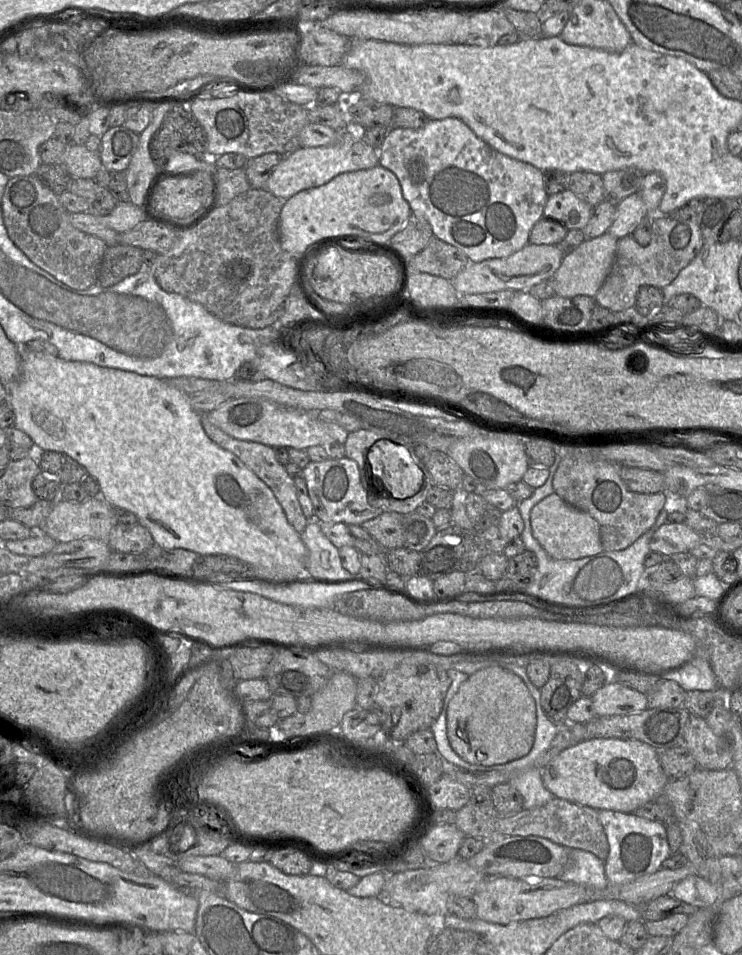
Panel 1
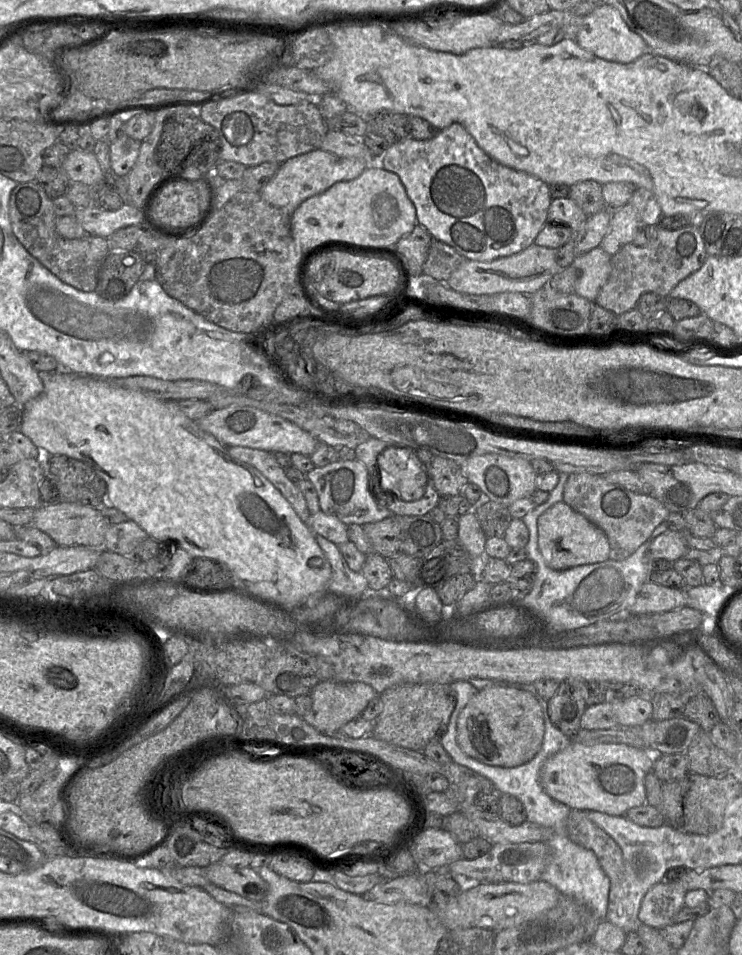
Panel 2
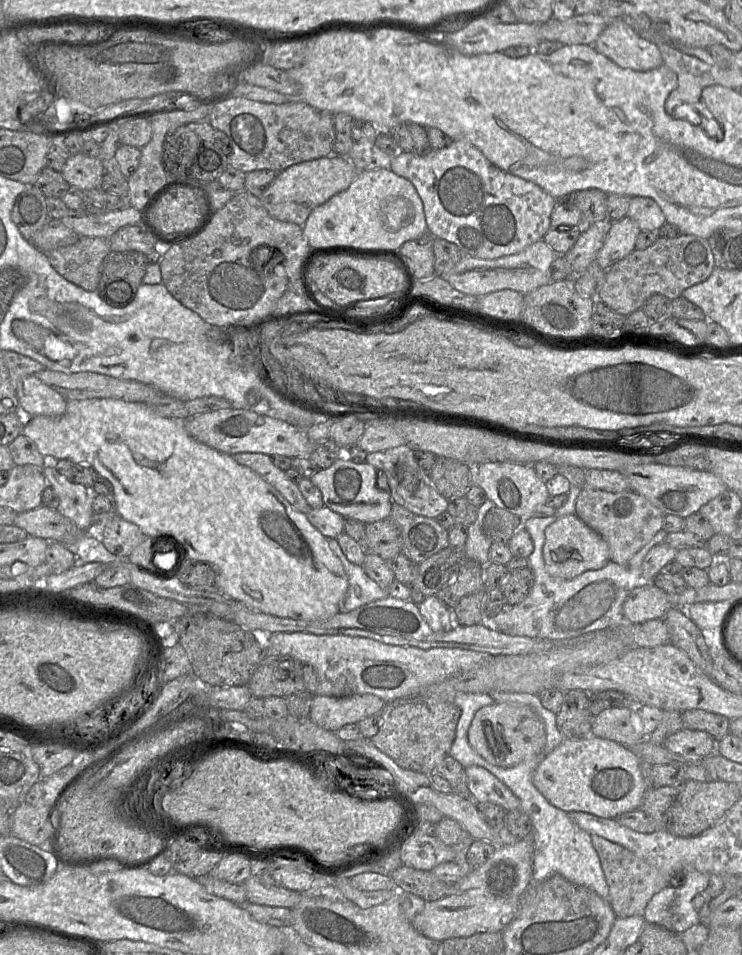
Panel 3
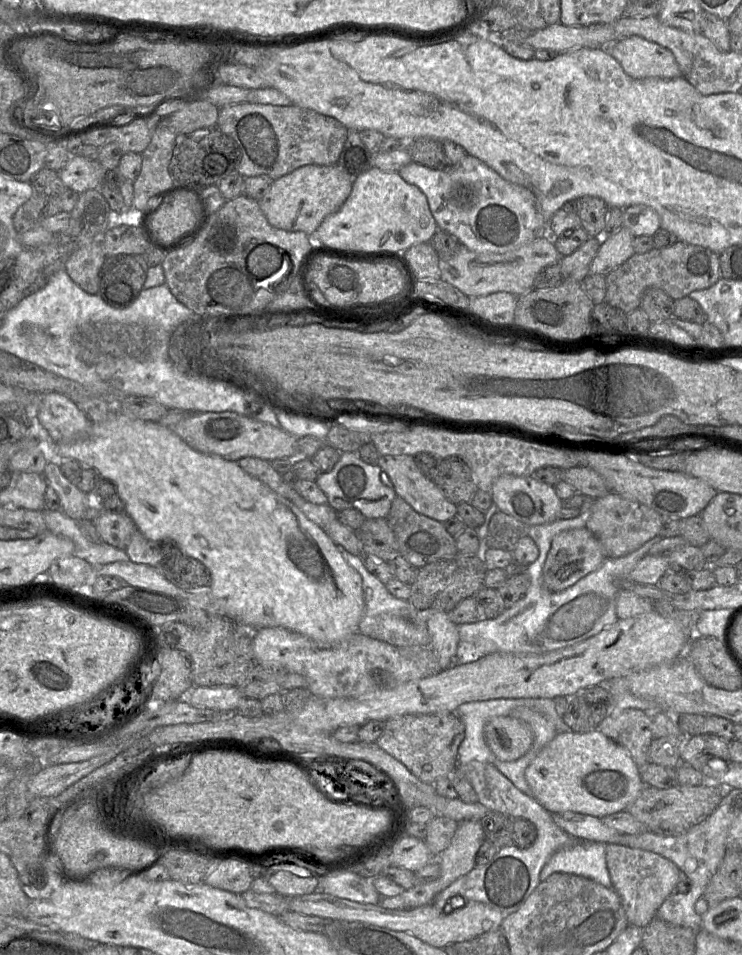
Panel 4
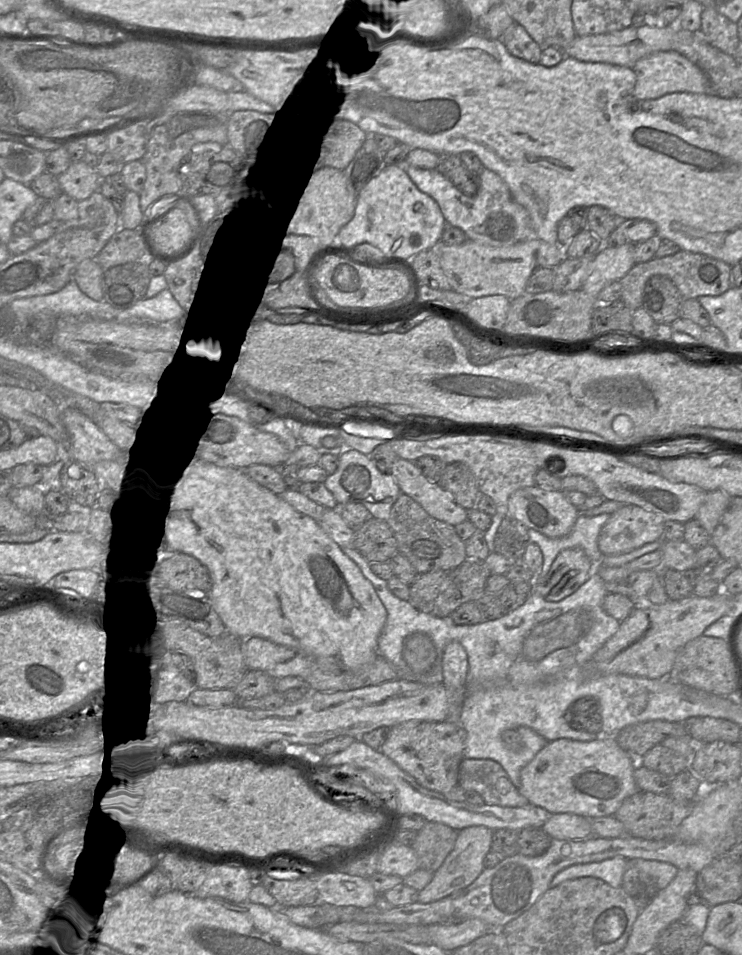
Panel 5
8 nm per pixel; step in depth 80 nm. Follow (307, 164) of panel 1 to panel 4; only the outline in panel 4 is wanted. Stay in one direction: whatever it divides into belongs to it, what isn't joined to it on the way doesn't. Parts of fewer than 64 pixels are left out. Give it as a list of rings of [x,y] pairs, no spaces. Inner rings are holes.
[[[310,164],[274,180],[258,202],[272,226],[286,231],[302,231],[311,236],[328,216],[342,207],[351,194],[352,187],[353,179],[338,164]]]

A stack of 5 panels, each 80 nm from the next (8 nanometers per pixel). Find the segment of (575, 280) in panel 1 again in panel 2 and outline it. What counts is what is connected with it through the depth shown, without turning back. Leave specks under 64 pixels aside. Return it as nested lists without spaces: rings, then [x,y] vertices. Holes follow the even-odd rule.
[[[600,246],[576,256],[571,264],[577,270],[574,293],[594,302],[609,278],[611,258]]]

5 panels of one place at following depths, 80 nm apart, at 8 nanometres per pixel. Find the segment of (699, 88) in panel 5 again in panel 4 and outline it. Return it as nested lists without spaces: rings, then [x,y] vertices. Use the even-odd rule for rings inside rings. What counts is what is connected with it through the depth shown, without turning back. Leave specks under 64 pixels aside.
[[[630,36],[615,41],[605,50],[634,79],[682,77],[673,53],[642,37]]]

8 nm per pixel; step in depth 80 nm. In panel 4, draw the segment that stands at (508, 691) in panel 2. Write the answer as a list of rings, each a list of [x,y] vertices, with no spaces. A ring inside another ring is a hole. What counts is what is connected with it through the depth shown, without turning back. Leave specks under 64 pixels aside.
[[[512,716],[491,718],[484,726],[484,738],[492,753],[504,762],[512,762],[532,747],[531,730]]]

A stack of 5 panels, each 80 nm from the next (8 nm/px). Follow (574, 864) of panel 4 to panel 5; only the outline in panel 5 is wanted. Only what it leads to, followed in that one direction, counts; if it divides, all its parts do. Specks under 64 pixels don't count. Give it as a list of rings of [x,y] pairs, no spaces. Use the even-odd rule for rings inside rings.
[[[616,856],[600,862],[571,865],[555,875],[550,887],[555,887],[566,880],[592,877],[600,879],[614,888],[619,888],[622,884],[627,862],[626,858]]]

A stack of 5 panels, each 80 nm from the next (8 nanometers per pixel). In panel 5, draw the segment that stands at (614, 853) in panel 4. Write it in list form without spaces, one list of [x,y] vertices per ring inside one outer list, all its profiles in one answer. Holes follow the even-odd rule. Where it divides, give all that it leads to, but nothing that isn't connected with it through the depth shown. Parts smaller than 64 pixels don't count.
[[[629,859],[621,888],[634,899],[641,912],[659,891],[674,881],[678,871],[677,867],[666,862]]]

